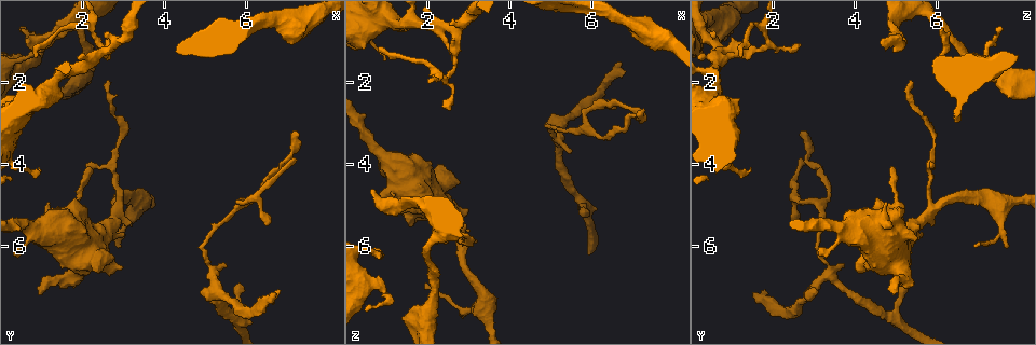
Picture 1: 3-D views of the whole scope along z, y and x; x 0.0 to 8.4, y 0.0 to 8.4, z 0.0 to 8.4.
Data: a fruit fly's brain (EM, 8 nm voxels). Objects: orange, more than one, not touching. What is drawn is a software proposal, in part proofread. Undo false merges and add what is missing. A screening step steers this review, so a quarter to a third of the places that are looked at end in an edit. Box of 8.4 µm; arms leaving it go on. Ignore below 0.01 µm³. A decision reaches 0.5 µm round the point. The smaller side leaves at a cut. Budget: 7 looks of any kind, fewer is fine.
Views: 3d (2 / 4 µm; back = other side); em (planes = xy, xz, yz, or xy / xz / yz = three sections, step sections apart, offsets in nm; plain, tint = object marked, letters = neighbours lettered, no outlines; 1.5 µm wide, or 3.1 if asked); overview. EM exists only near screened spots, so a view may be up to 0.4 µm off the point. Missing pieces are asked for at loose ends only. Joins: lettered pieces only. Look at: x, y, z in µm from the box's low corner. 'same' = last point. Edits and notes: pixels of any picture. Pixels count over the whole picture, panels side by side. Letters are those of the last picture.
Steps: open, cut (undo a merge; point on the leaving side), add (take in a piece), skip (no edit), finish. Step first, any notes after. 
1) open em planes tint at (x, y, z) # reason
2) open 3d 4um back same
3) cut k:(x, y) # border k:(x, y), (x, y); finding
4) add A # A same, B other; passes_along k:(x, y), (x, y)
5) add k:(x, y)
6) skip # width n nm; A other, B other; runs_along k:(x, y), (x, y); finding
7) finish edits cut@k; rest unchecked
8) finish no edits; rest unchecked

open 3d 2um at (0.90, 1.40, 1.30) # branch stops here

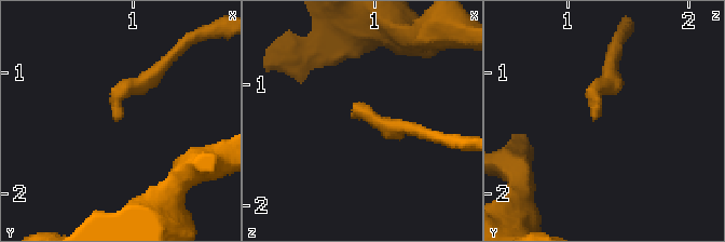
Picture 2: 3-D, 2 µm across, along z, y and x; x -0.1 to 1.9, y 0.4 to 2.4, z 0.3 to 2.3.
open em planes plain at (0.88, 1.38, 1.28)

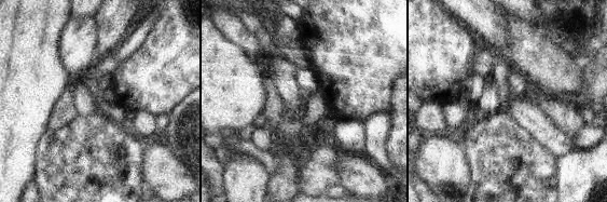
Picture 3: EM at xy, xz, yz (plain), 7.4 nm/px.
open em planes letters same # see the neighbours

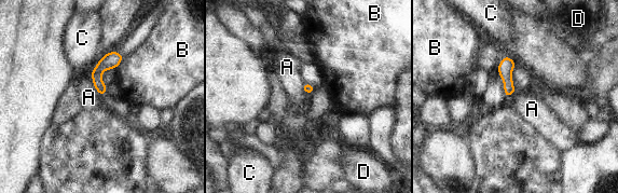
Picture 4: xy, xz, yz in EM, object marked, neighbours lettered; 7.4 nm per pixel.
skip # width 70 nm; A other, B other, C other, D other; border 4:(92, 81), (99, 95); none of them fits

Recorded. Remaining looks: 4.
open em planes letters at (1.95, 4.95, 5.05) # calibre changes

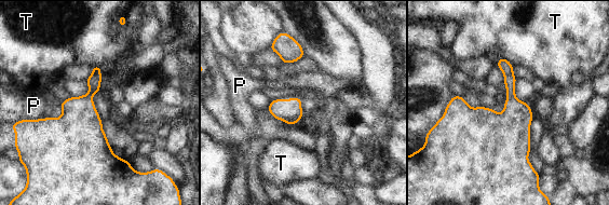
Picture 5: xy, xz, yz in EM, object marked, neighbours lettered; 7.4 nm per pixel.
skip # longest_contact T 120 nm; P other, T other; all the same neuron

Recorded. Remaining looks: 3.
open em planes plain at (7.30, 3.30, 2.65) # end of a long branch

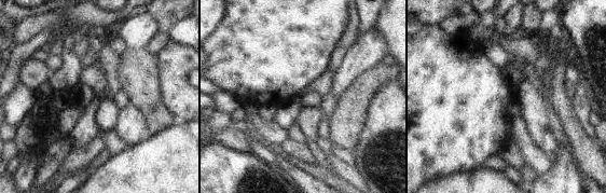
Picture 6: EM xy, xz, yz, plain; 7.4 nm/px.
open em planes tint same # with the object marked

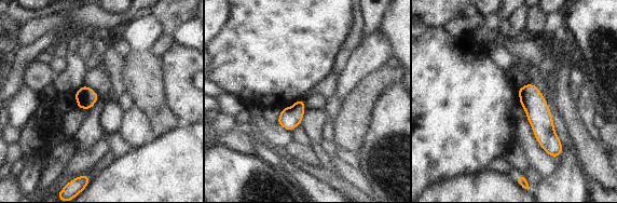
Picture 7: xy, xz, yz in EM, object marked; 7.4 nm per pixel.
open em planes letters same # what lies round it

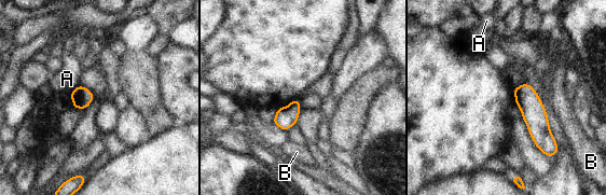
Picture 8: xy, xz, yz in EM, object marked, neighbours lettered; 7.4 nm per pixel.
skip # width 140 nm; A other, B other; runs_along 8:(523, 86), (547, 150); no lettered piece goes on from it

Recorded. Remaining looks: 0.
finish no edits; rest unchecked

